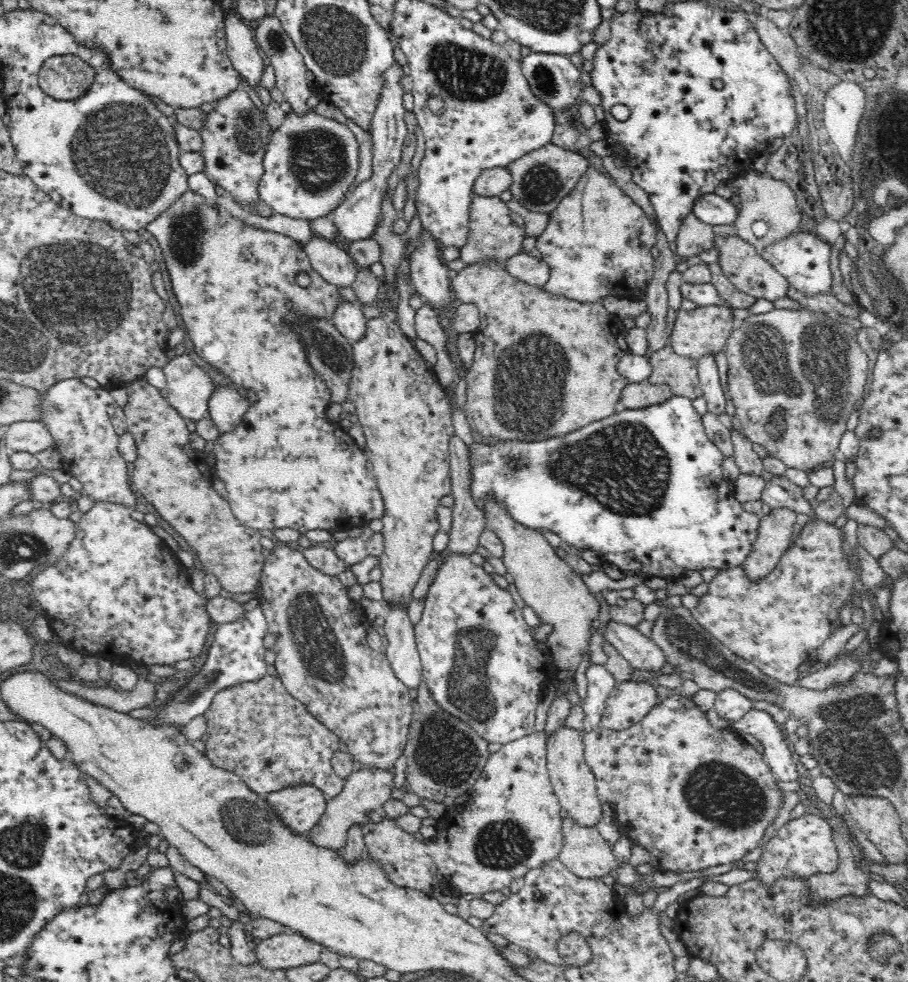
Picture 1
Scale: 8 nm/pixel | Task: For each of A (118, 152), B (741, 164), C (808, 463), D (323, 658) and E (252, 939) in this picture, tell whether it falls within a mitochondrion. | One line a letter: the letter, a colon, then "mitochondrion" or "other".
A: mitochondrion
B: other
C: other
D: mitochondrion
E: other

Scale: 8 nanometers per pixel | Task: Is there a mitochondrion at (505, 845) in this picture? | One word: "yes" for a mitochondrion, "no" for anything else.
yes

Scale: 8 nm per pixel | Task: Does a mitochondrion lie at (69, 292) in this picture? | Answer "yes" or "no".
yes

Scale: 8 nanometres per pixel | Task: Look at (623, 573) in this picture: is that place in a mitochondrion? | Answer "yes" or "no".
no

